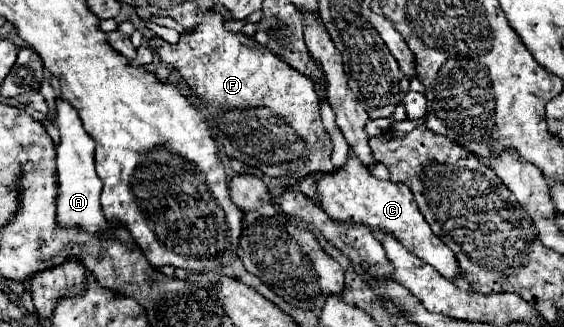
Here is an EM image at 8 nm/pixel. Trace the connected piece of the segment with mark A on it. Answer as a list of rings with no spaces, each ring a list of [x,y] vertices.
[[[56,98],[56,118],[54,118],[58,130],[60,130],[60,144],[56,146],[58,156],[58,222],[62,226],[80,226],[82,230],[94,234],[98,230],[106,230],[108,222],[102,214],[100,206],[100,192],[102,192],[102,182],[96,176],[94,170],[94,148],[96,142],[94,138],[84,130],[78,112],[62,98]]]

